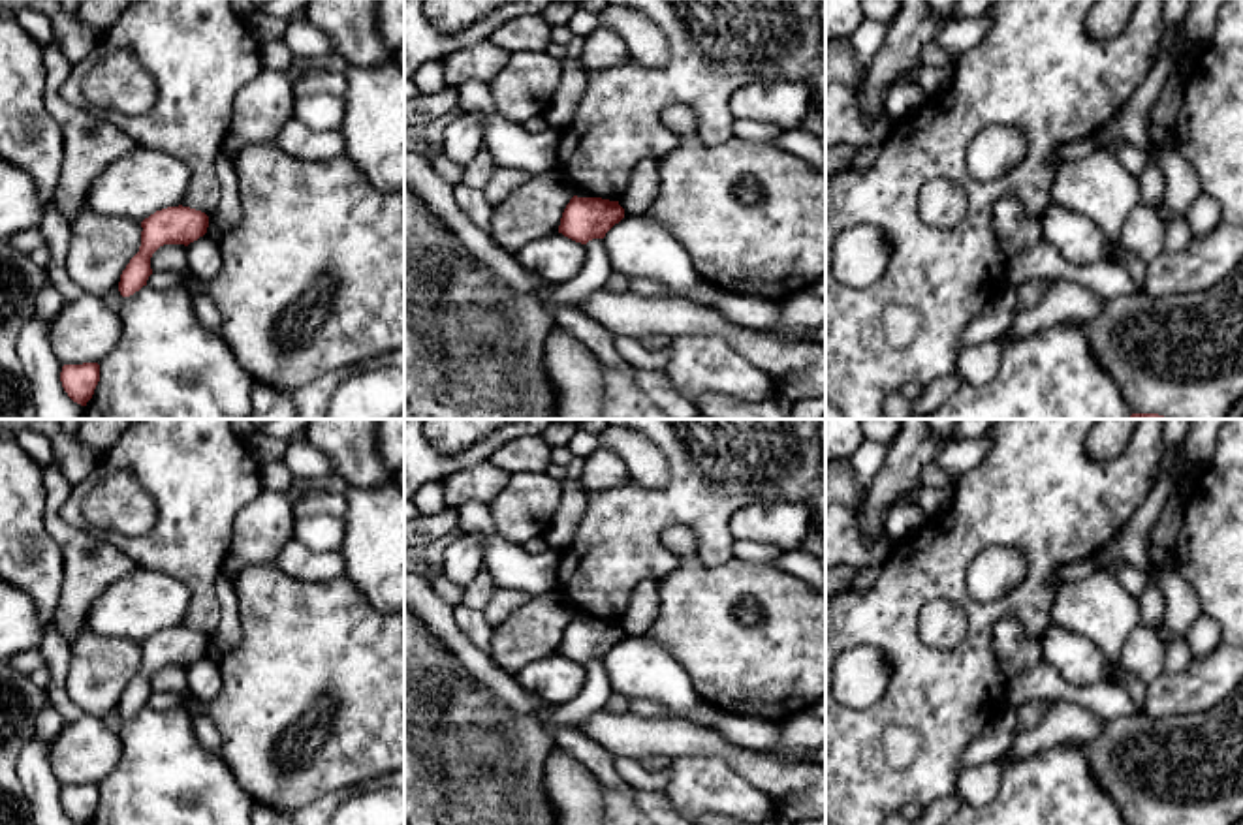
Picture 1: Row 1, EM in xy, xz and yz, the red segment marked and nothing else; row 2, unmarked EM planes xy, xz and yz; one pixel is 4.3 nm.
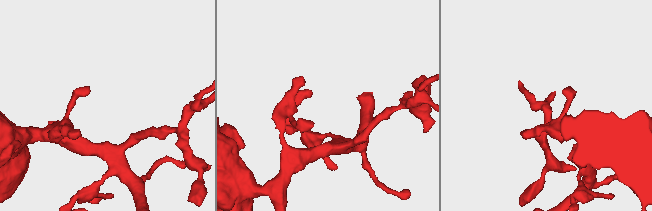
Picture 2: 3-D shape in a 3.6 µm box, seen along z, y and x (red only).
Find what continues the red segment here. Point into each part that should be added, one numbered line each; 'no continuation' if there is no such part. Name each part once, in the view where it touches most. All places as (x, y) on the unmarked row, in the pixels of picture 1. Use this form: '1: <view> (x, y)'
no continuation

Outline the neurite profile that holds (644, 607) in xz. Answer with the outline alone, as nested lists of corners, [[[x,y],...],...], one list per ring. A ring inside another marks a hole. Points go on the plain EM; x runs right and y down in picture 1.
[[[643,581],[630,596],[624,615],[619,618],[619,626],[626,635],[645,635],[647,630],[660,616],[660,583]]]

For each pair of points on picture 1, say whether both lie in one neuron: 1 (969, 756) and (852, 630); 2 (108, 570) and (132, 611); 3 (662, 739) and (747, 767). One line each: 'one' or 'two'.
1: two
2: two
3: one

